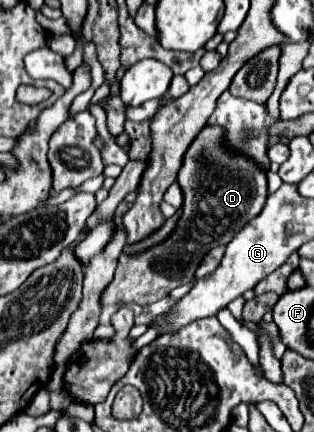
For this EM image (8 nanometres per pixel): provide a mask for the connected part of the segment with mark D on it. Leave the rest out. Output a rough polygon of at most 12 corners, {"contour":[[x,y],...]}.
{"contour":[[222,127],[190,143],[176,229],[120,255],[102,305],[148,305],[194,283],[260,213],[268,171]]}

